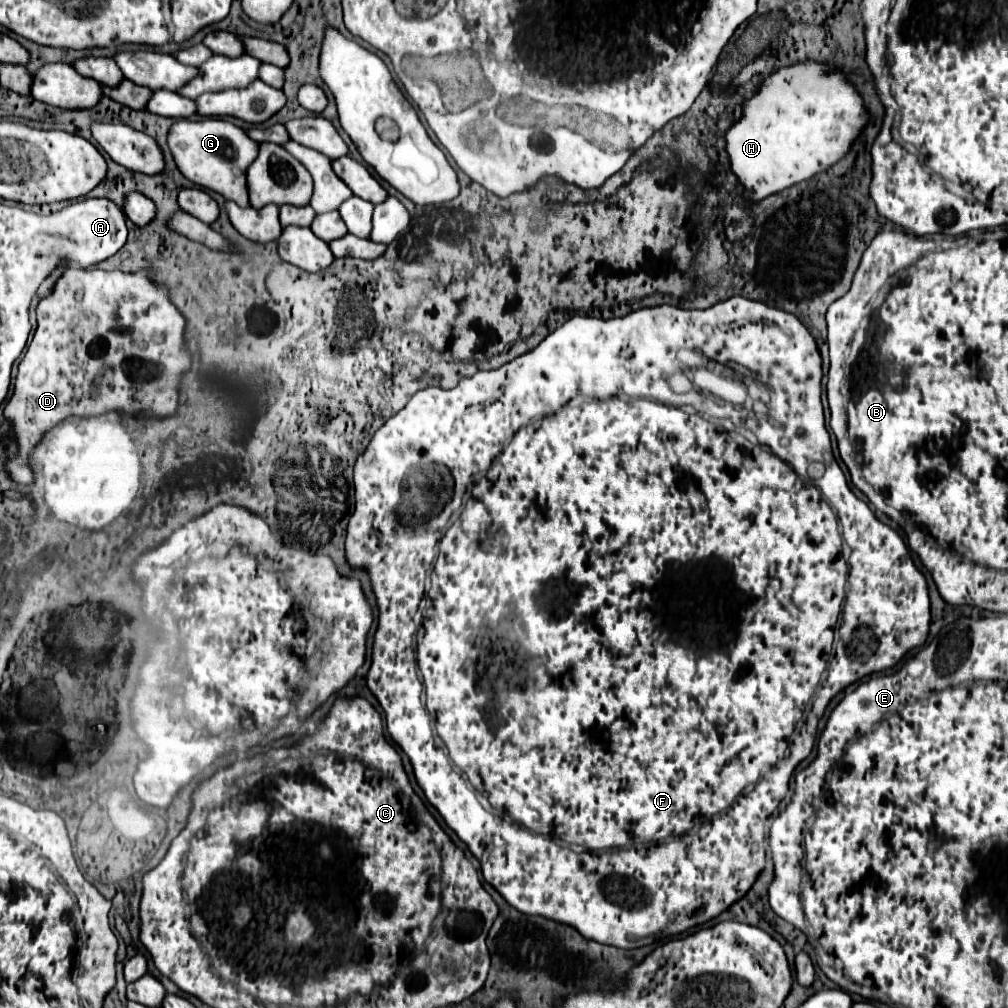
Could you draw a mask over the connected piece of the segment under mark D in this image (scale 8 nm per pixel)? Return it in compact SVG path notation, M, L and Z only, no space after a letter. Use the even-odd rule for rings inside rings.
M69 268L61 278L59 282L55 284L51 296L43 298L39 304L37 304L37 330L35 330L35 336L23 356L23 360L19 362L19 372L17 372L17 380L15 380L15 392L11 396L11 400L7 402L7 408L5 408L5 416L11 420L13 428L15 428L15 434L17 434L17 442L19 442L19 456L15 460L9 460L7 462L7 470L11 474L13 480L17 480L19 484L29 484L33 480L33 474L27 466L27 454L31 452L31 448L41 440L43 432L47 428L53 428L57 422L61 422L63 418L67 416L97 416L97 414L105 414L109 410L123 410L123 412L129 412L129 414L135 414L135 412L147 412L147 414L153 414L153 416L171 416L175 414L177 410L177 386L179 386L179 378L185 370L189 370L189 364L191 364L191 356L183 344L183 328L185 328L185 318L179 314L179 310L171 304L171 300L167 298L167 290L153 284L145 272L137 272L137 274L125 274L125 272L101 272L99 268L91 268L91 270L75 270L75 268ZM155 336L161 336L163 340L157 342Z

